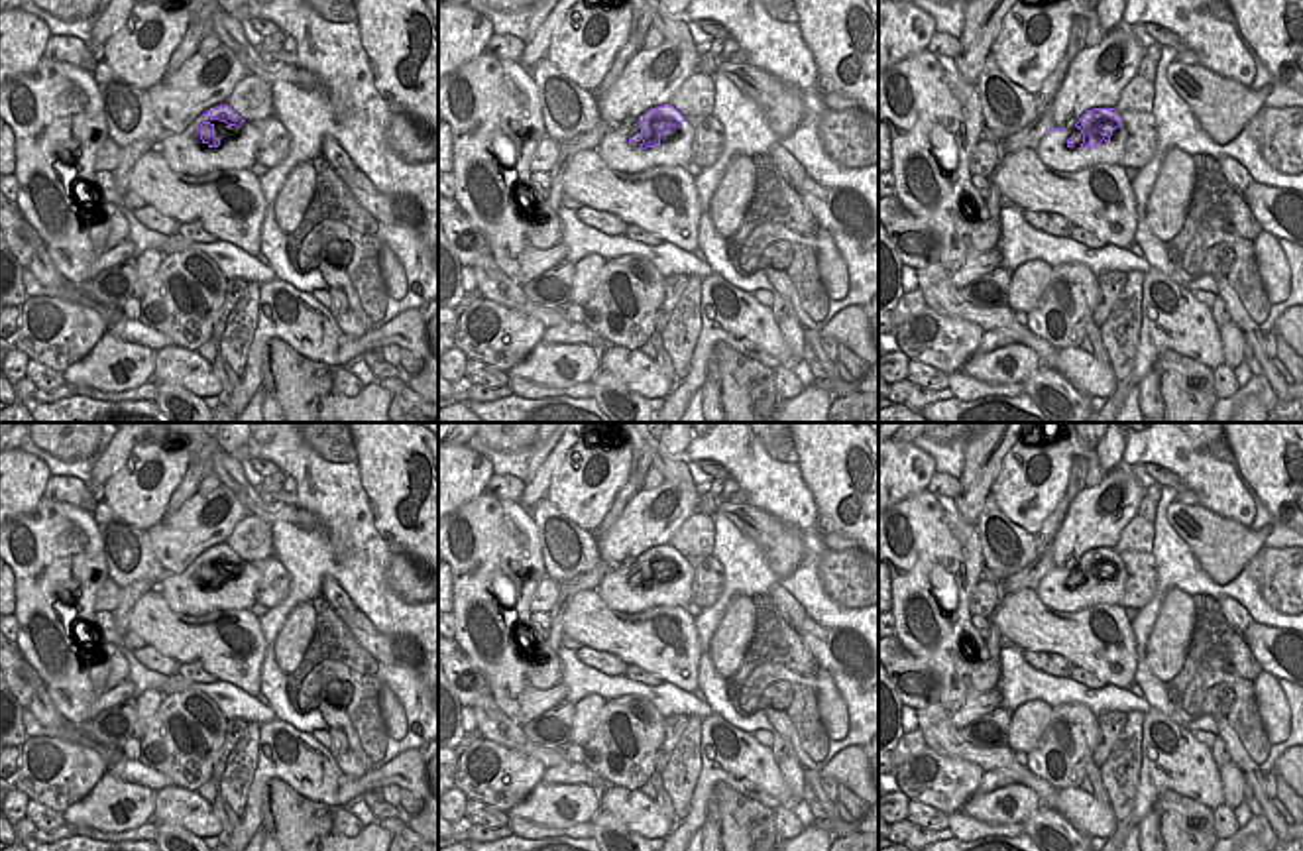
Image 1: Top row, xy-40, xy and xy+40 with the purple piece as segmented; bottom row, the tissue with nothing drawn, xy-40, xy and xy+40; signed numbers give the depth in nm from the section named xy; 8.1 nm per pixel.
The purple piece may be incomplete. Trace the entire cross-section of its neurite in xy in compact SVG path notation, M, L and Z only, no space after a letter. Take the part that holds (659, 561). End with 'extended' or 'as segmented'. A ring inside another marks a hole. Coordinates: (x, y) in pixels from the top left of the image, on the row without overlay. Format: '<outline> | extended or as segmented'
M670 544L645 550L629 568L609 570L597 594L611 611L641 613L651 607L686 607L694 570Z | extended

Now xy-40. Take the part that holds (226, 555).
M226 542L198 554L181 574L165 574L157 590L173 613L206 615L250 609L261 584L261 572Z | extended

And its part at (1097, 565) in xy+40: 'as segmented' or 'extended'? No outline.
extended

